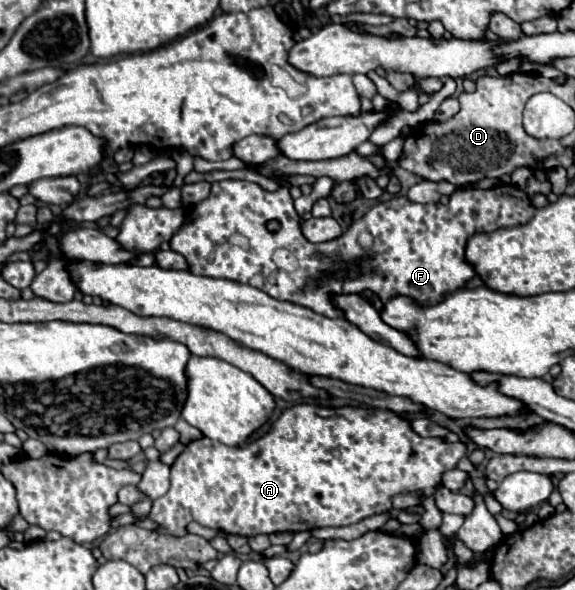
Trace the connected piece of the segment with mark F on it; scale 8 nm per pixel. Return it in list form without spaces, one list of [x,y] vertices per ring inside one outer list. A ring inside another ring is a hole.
[[[226,179],[226,181],[212,183],[210,197],[190,209],[190,223],[186,223],[172,237],[170,245],[176,253],[186,257],[186,261],[190,263],[190,271],[196,275],[246,283],[268,293],[274,299],[304,305],[324,317],[344,317],[342,309],[334,305],[336,295],[360,295],[364,291],[372,291],[380,297],[382,303],[398,295],[410,297],[426,307],[440,303],[446,295],[458,291],[466,281],[474,277],[474,273],[466,273],[468,267],[464,263],[464,245],[470,235],[528,223],[534,211],[536,209],[530,197],[514,185],[496,185],[486,191],[482,189],[454,191],[446,205],[444,203],[418,205],[418,203],[410,203],[402,195],[394,195],[390,201],[378,203],[362,219],[354,221],[352,227],[338,239],[326,243],[310,243],[300,231],[300,215],[294,209],[294,199],[286,185],[280,185],[276,191],[266,191],[258,183]],[[274,219],[280,223],[278,231],[270,231],[266,227],[266,223]],[[362,231],[368,231],[374,237],[370,249],[364,249],[358,243]],[[278,249],[286,249],[298,259],[296,271],[284,271],[274,263],[272,257]]]

